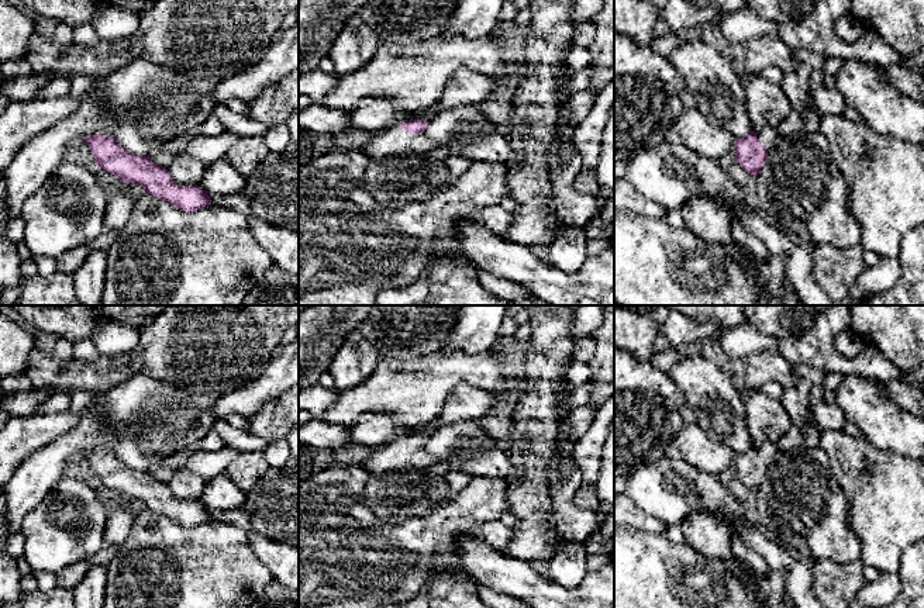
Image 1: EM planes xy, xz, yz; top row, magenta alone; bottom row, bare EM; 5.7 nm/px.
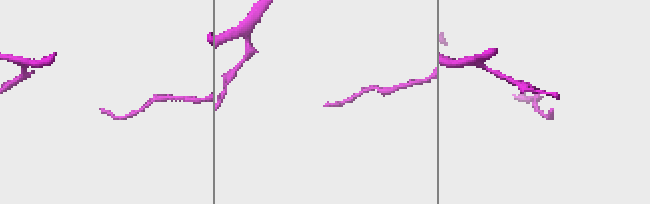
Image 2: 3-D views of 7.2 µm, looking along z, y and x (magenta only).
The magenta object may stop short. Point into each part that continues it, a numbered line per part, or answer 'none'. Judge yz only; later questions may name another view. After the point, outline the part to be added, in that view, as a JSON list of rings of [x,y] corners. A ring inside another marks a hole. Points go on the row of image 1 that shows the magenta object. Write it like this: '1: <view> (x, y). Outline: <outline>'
1: yz (766, 135). Outline: [[[766,125],[756,132],[756,138],[761,141],[765,149],[769,151],[778,138],[778,131],[776,128]]]

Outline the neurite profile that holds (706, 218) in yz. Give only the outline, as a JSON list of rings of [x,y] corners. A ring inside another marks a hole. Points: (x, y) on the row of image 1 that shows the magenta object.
[[[694,197],[682,210],[683,220],[690,232],[700,239],[731,246],[741,256],[739,245],[734,241],[730,227],[730,215],[720,203],[706,197]]]

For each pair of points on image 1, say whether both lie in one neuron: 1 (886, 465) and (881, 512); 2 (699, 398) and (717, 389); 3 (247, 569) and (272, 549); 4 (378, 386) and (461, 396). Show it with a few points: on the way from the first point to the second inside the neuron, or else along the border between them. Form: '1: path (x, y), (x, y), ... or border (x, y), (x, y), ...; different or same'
1: path (886, 476), (886, 501); same
2: path (703, 394), (713, 391); same
3: border (247, 535), (251, 549), (273, 579); different
4: border (482, 389), (458, 384), (447, 397), (437, 421); different

